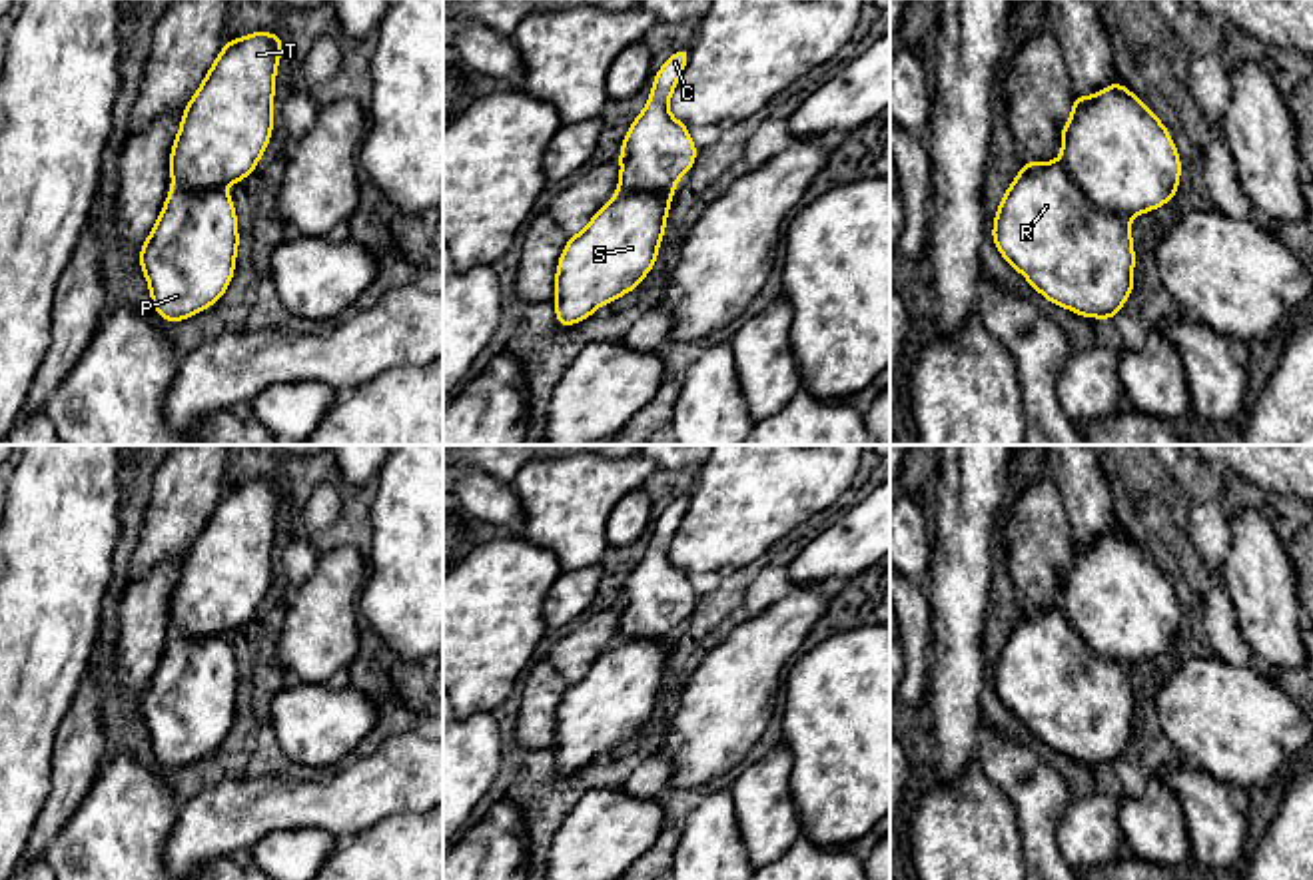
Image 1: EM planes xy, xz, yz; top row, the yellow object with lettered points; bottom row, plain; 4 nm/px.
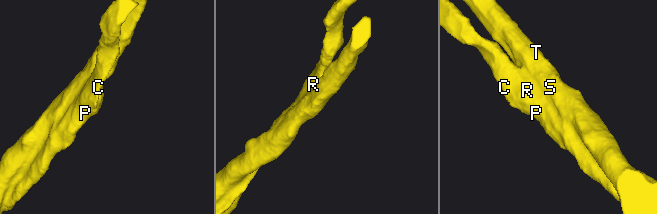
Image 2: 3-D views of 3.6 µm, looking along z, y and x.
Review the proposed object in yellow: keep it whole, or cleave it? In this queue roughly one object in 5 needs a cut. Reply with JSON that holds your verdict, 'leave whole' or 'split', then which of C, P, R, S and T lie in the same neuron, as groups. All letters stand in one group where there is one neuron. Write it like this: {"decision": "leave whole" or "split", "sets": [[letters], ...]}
{"decision": "leave whole", "sets": [["C", "P", "R", "S", "T"]]}

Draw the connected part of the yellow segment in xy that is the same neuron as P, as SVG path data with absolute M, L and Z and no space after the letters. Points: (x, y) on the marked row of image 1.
M271 32L225 42L182 114L172 192L140 249L152 305L168 323L218 303L233 277L237 216L223 186L253 174L271 140L283 44Z

